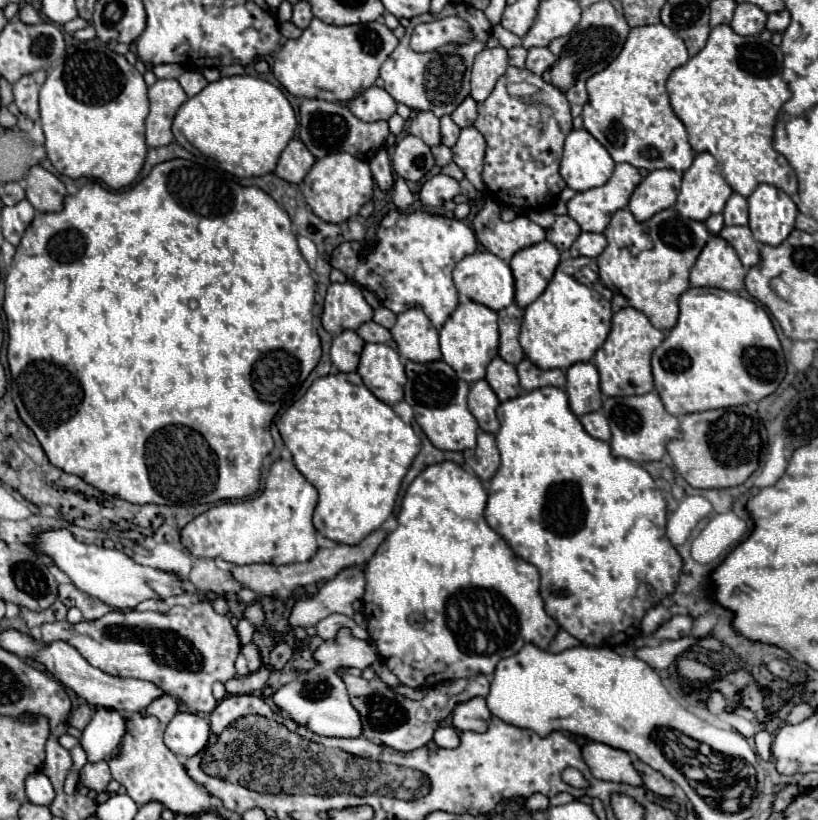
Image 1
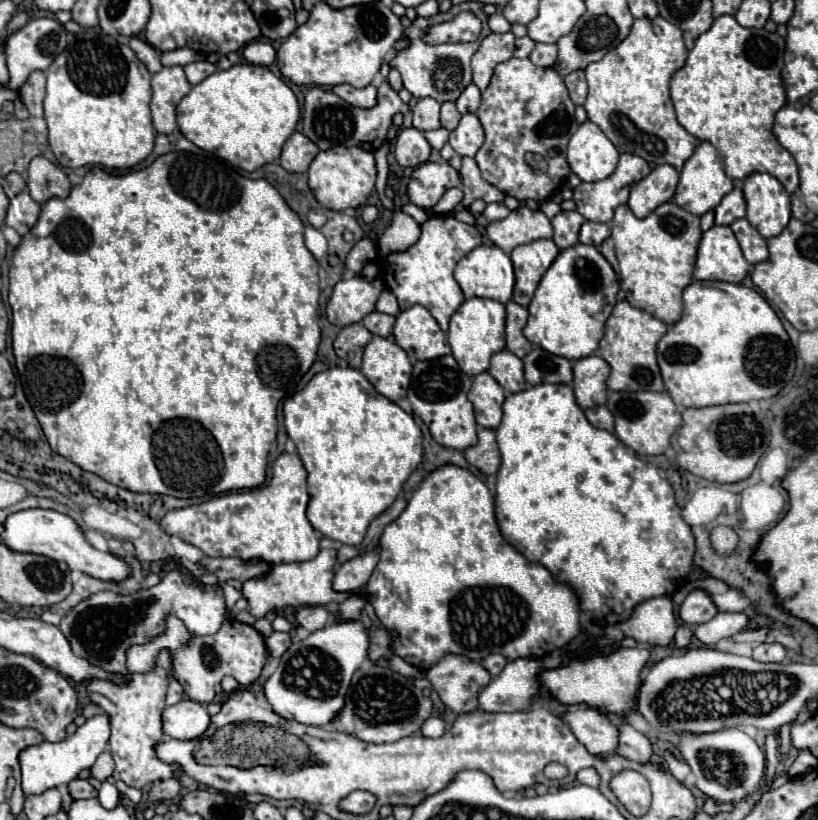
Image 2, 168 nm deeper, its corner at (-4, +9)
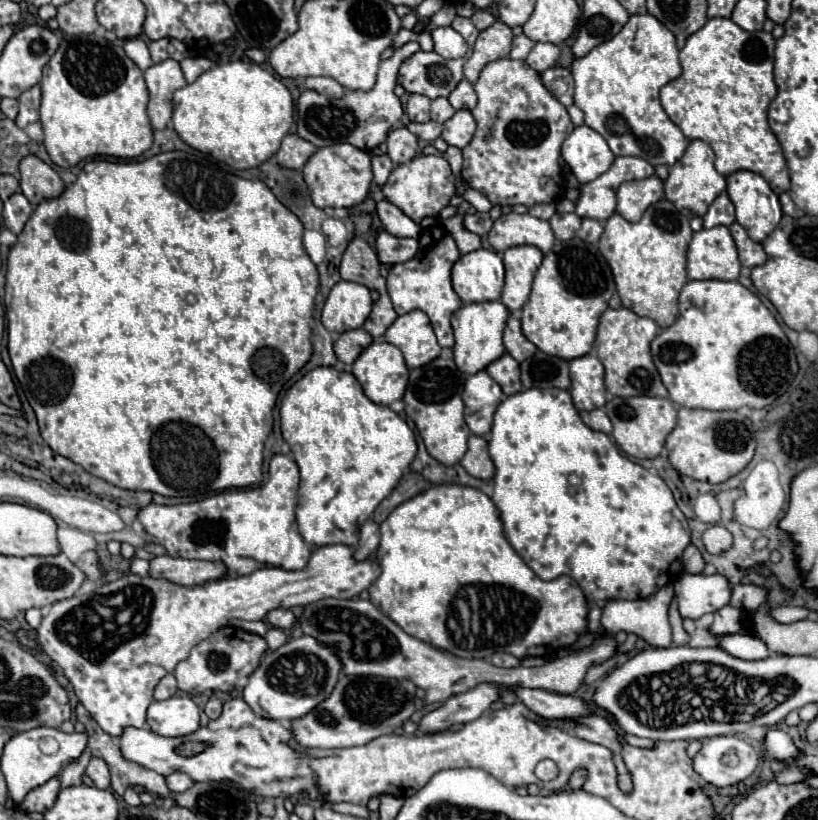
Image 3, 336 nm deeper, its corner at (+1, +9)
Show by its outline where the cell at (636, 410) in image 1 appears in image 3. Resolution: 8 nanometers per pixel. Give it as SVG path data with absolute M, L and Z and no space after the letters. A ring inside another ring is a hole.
M611 396L605 404L605 414L613 424L613 438L619 448L633 458L657 458L665 438L677 424L677 408L667 398L653 396L633 396L633 398L617 398Z

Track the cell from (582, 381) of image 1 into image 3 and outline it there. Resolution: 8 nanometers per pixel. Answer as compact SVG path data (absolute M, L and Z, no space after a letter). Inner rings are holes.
M587 354L569 362L571 372L571 398L577 410L593 410L605 406L603 364L597 356Z

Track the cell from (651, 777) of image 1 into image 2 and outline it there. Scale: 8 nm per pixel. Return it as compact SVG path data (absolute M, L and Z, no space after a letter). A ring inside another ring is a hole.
M622 722L620 724L620 746L618 746L618 754L628 758L628 760L634 760L634 762L642 762L642 764L648 764L654 750L652 750L652 744L650 740L636 732L628 722Z

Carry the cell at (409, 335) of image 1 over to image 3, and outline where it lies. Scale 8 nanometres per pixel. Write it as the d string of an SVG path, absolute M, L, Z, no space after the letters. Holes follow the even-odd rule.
M421 310L399 316L385 332L385 340L403 352L409 368L421 368L441 354L431 322Z

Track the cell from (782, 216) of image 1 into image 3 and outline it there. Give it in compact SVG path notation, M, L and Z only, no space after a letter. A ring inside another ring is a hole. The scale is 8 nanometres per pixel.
M747 170L733 172L727 176L727 194L729 194L731 202L735 204L737 222L747 230L747 234L755 242L763 242L765 236L769 236L769 232L773 232L775 226L781 221L783 212L781 212L779 196L769 188L769 184L763 180L763 176L759 176L755 172L747 172Z

